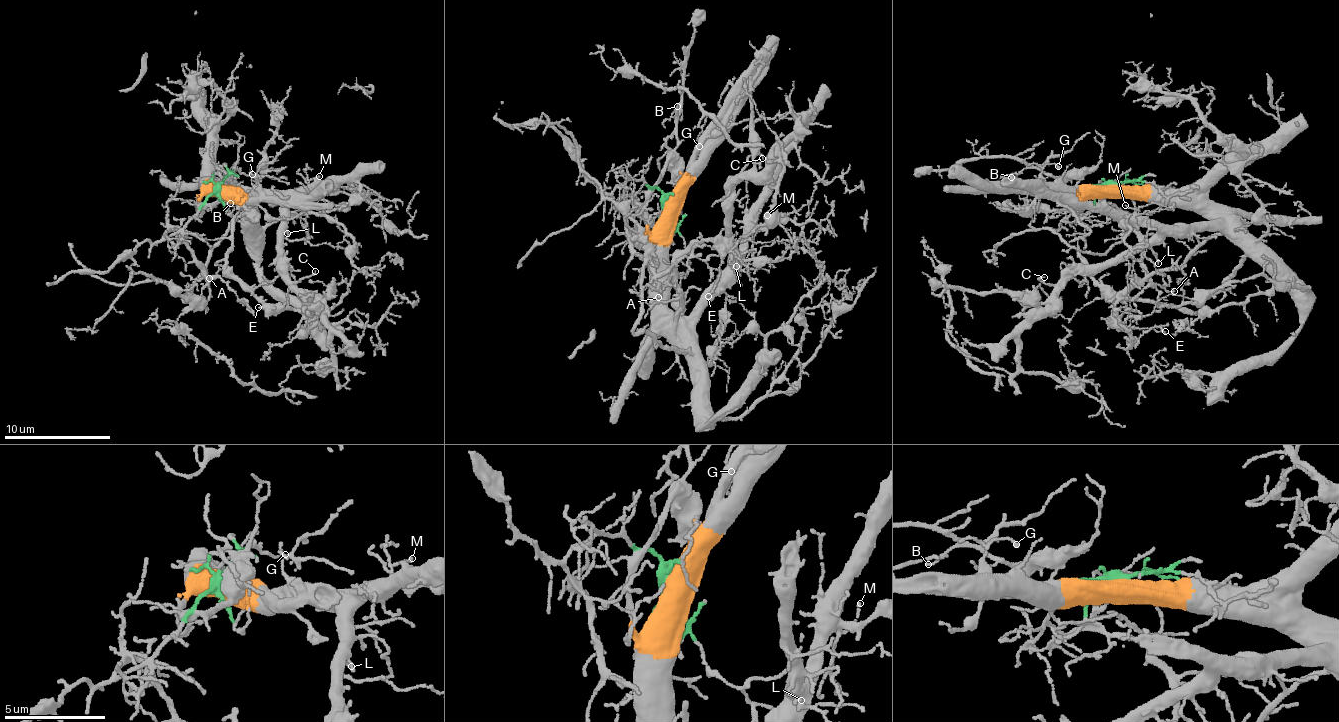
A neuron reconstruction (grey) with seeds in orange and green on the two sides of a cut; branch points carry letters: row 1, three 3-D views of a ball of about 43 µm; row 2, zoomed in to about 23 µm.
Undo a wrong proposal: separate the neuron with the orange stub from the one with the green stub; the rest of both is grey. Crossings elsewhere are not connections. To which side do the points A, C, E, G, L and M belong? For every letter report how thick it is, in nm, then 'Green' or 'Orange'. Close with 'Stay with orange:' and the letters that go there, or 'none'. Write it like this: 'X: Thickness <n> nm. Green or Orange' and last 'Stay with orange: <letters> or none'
A: Thickness 130 nm. Orange
C: Thickness 120 nm. Orange
E: Thickness 110 nm. Orange
G: Thickness 140 nm. Orange
L: Thickness 130 nm. Orange
M: Thickness 100 nm. Orange
Stay with orange: A, C, E, G, L, M

